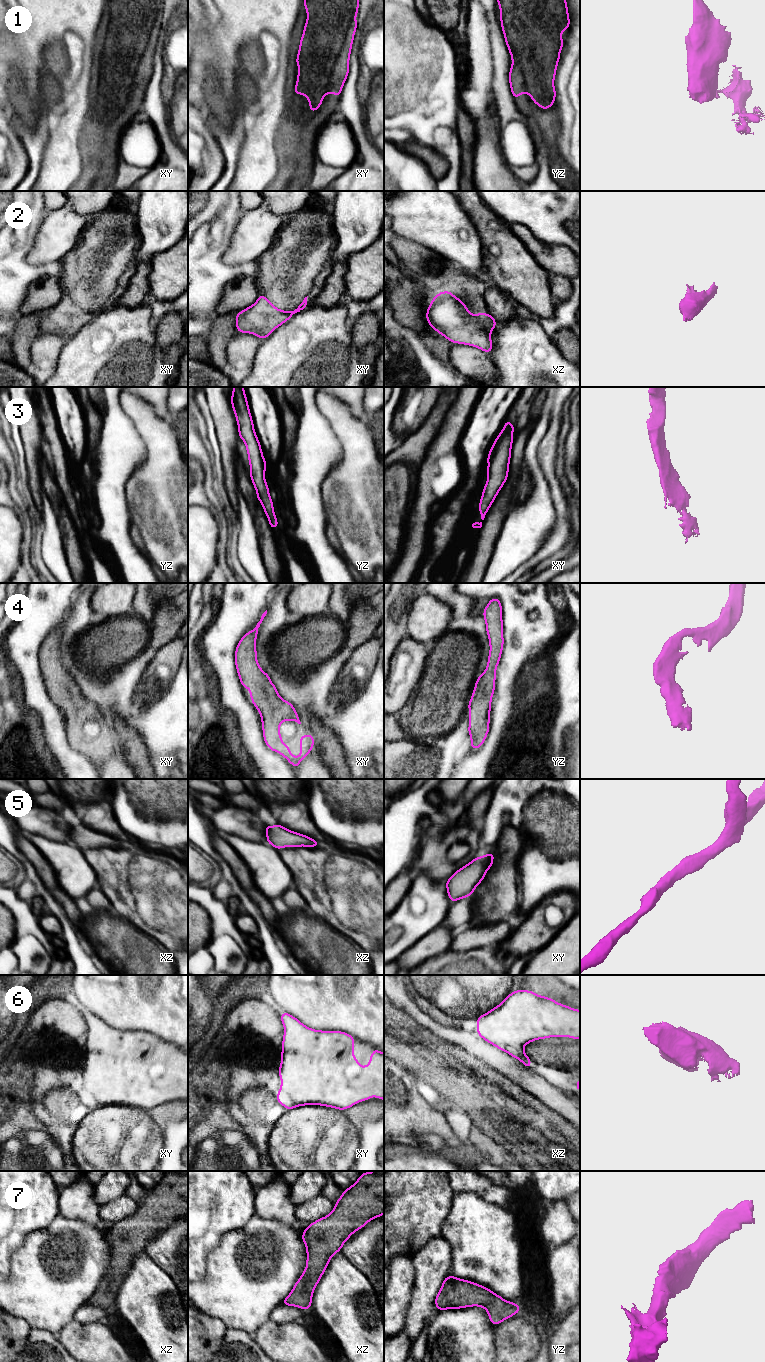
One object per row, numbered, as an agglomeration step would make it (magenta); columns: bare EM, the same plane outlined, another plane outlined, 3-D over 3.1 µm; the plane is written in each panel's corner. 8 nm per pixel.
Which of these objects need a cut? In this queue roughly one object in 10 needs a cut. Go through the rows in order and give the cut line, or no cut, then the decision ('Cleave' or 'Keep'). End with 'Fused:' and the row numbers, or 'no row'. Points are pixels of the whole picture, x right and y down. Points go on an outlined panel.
1: No split. Keep
2: No split. Keep
3: No split. Keep
4: No split. Keep
5: No split. Keep
6: No split. Keep
7: No split. Keep
Fused: no row

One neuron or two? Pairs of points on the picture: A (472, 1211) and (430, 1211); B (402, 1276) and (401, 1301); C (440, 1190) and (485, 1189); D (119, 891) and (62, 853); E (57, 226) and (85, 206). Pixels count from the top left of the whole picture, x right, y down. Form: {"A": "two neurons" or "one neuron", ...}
{"A": "two neurons", "B": "one neuron", "C": "two neurons", "D": "two neurons", "E": "two neurons"}

